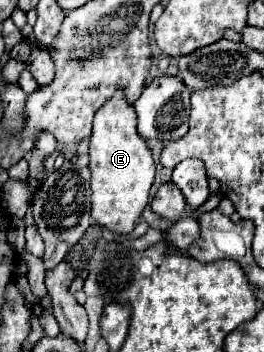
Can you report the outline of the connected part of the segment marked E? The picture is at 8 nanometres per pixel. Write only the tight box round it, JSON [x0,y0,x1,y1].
[89,91,155,235]

